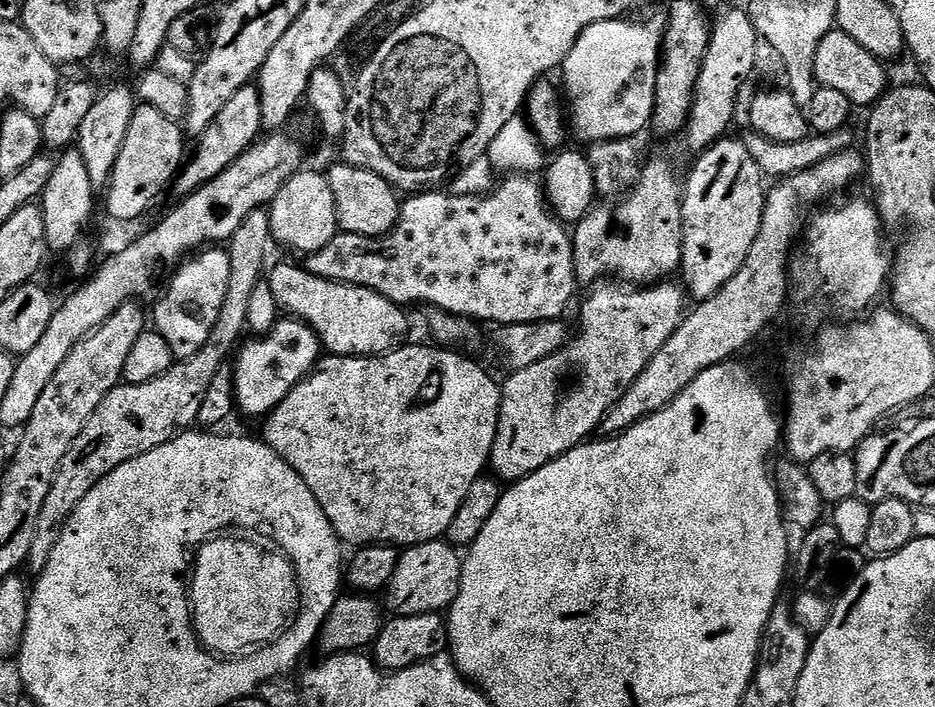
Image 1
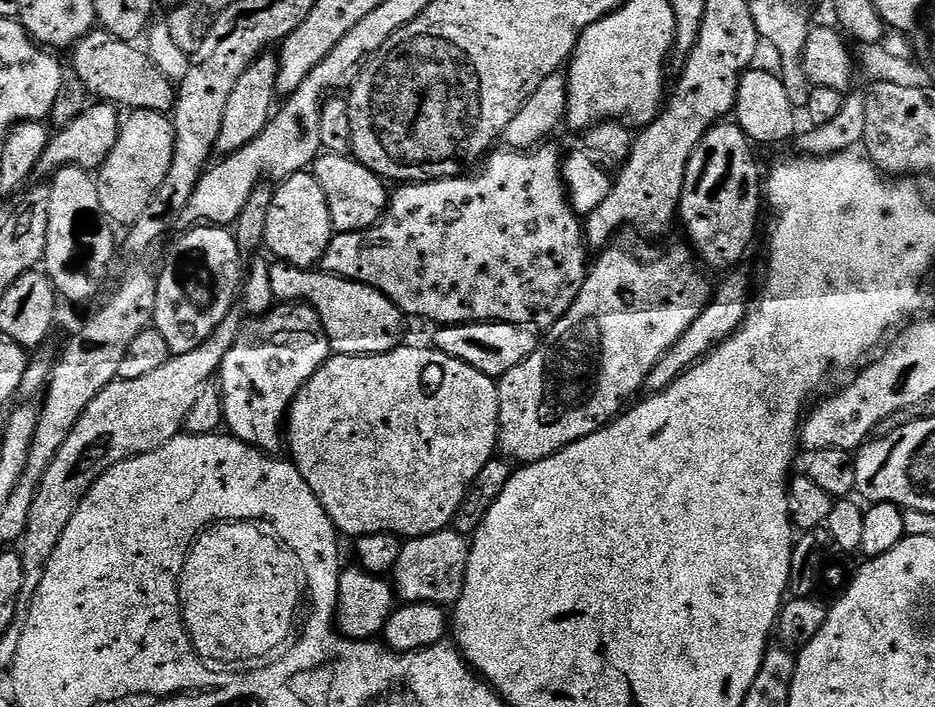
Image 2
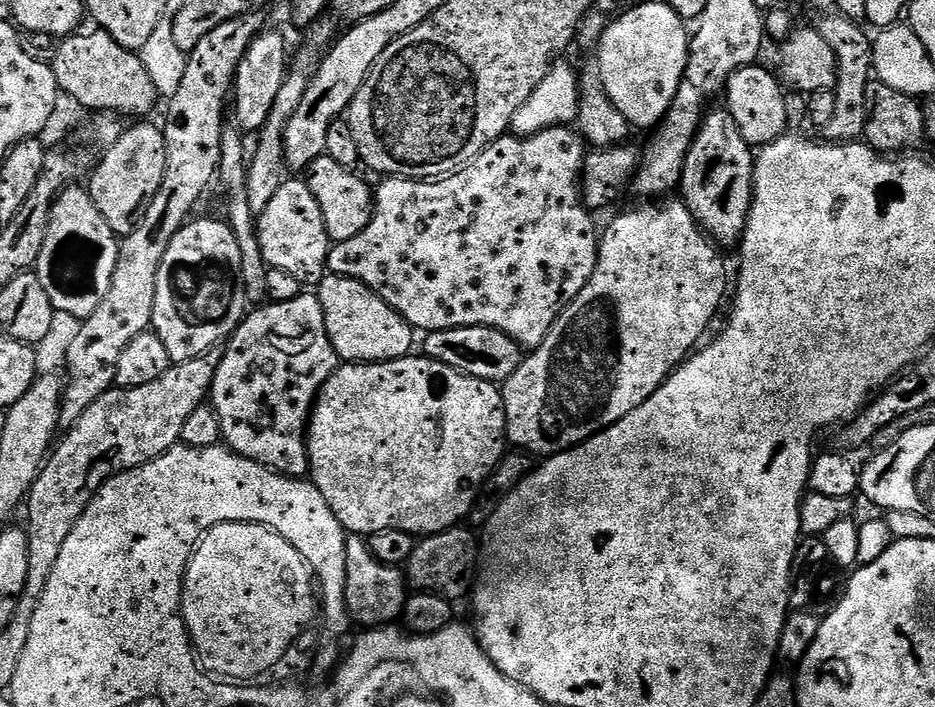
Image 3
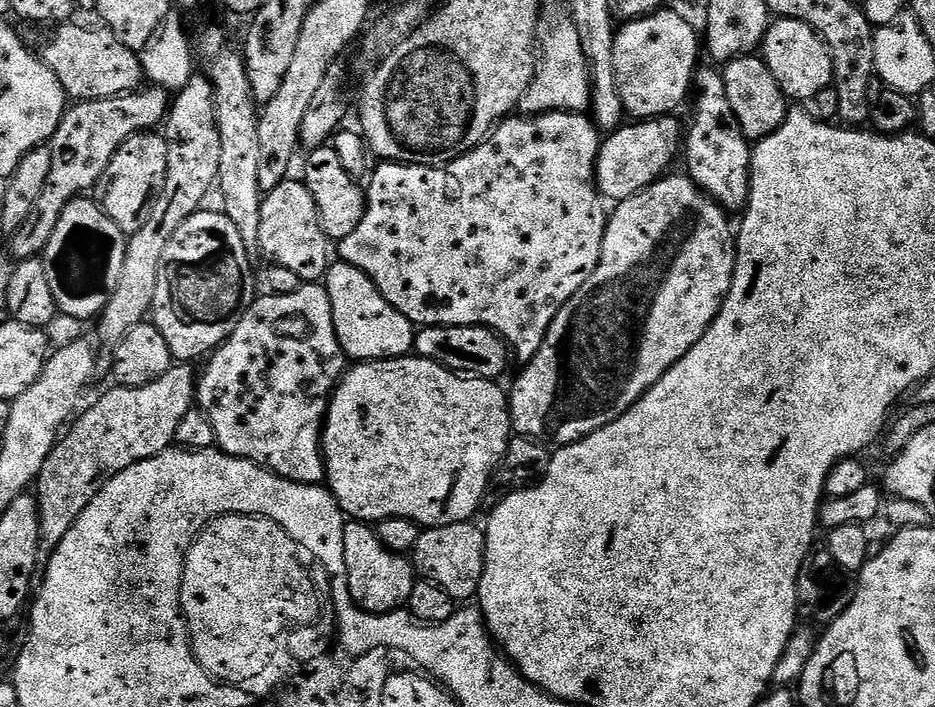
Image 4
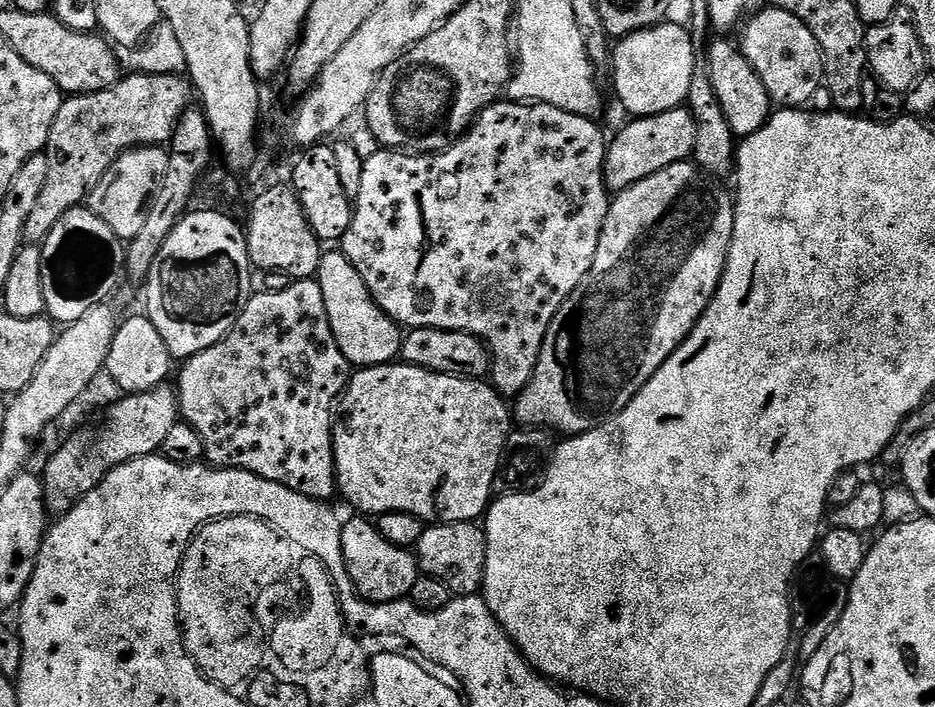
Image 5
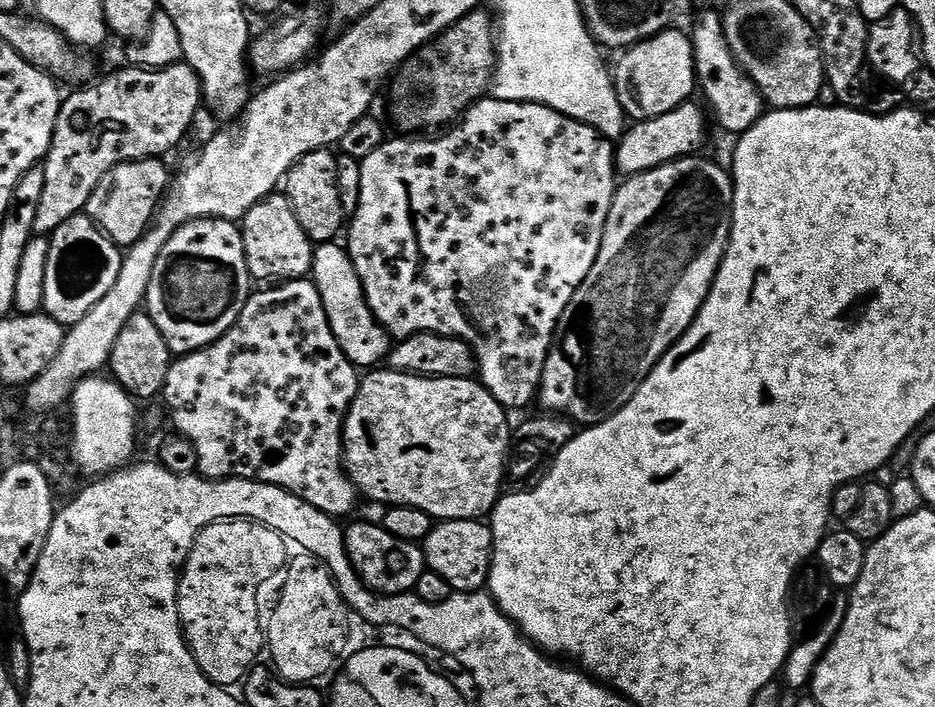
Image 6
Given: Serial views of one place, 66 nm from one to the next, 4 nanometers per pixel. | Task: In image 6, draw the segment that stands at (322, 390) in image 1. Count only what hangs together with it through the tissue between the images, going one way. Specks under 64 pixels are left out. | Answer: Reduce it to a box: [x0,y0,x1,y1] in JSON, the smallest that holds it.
[344,370,513,521]

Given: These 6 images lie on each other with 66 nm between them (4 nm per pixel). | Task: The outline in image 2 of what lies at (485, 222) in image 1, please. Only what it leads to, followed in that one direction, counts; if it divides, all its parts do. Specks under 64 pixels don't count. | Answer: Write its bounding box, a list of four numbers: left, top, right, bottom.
[319,142,590,326]

